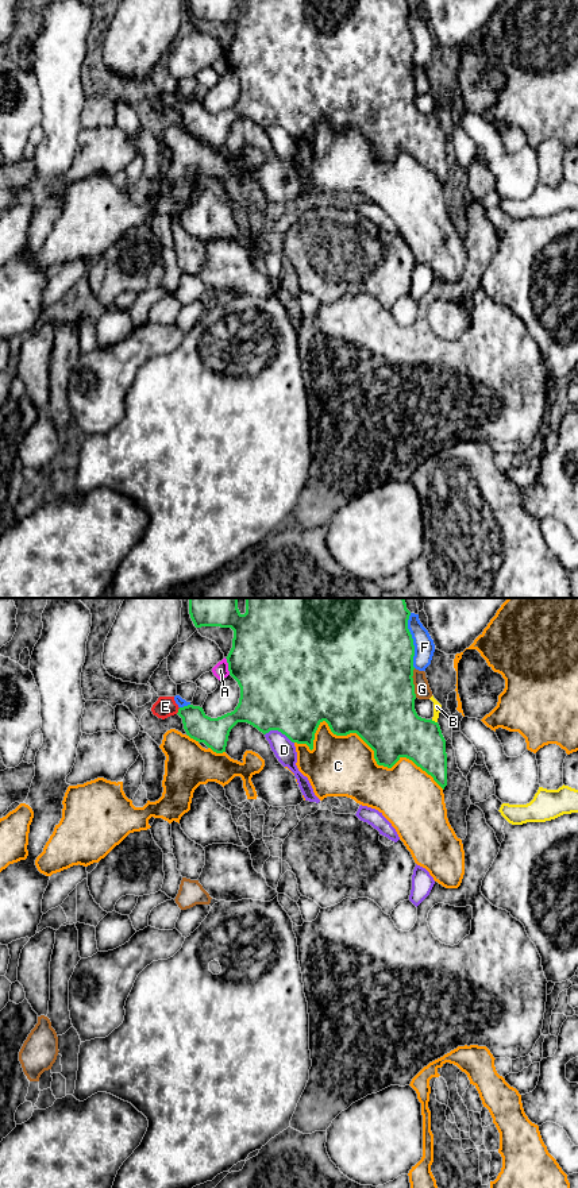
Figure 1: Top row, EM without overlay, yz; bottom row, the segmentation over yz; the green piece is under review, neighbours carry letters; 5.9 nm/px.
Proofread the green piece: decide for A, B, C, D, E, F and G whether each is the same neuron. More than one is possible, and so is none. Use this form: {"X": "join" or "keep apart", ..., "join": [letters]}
{"A": "keep apart", "B": "keep apart", "C": "keep apart", "D": "keep apart", "E": "join", "F": "keep apart", "G": "keep apart", "join": ["E"]}

